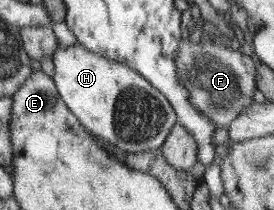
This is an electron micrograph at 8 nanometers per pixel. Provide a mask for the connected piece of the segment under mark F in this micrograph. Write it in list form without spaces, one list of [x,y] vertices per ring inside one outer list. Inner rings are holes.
[[[182,39],[174,54],[178,81],[188,89],[189,103],[193,109],[206,115],[216,128],[230,125],[239,113],[253,105],[254,91],[257,89],[255,62],[253,56],[240,52],[240,49],[231,48],[226,40],[193,43]]]

